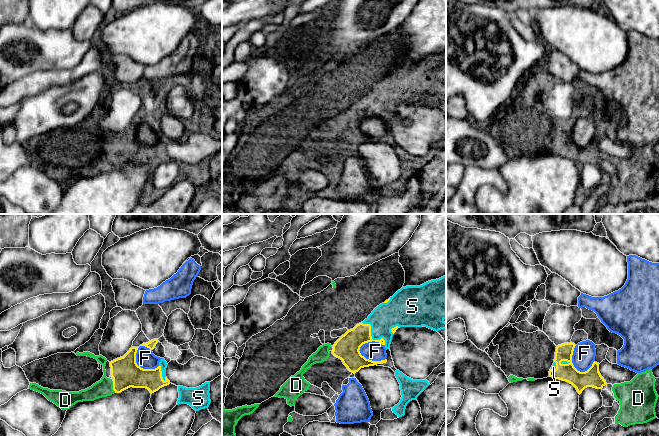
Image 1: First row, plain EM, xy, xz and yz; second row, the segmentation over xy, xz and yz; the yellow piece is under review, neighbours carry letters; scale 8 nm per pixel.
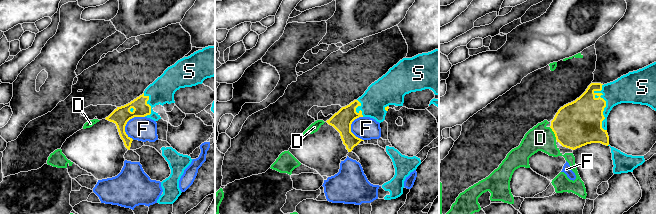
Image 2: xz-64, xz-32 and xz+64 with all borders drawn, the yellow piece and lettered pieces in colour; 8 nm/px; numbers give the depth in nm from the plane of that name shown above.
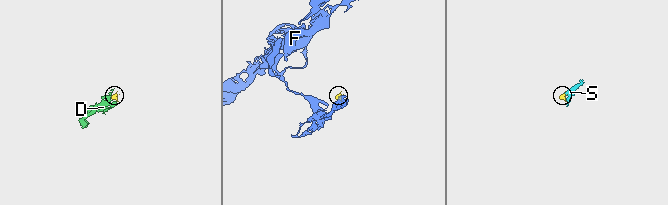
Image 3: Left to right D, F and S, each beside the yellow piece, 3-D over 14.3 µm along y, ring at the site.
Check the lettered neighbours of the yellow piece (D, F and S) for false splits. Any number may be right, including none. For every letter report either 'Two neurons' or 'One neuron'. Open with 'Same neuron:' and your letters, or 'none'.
Same neuron: D, S
D: One neuron
F: Two neurons
S: One neuron

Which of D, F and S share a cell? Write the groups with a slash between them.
D S / F

